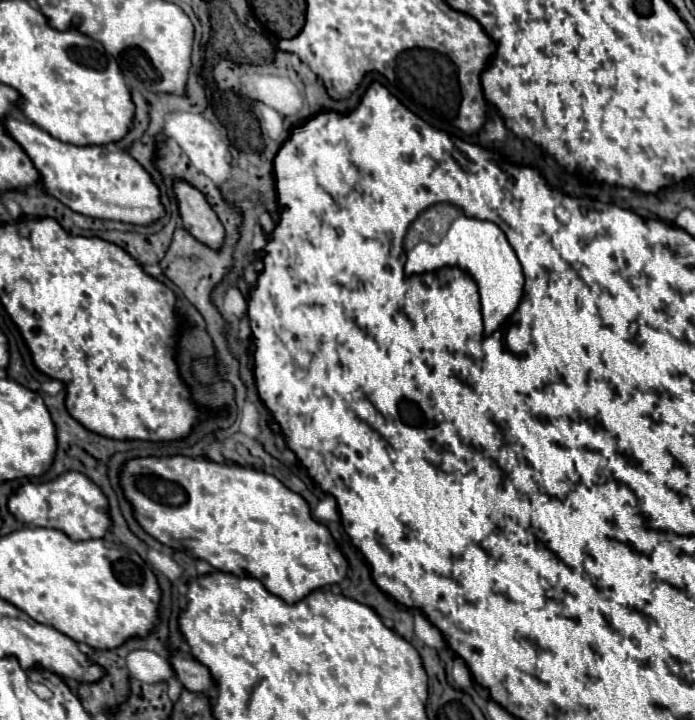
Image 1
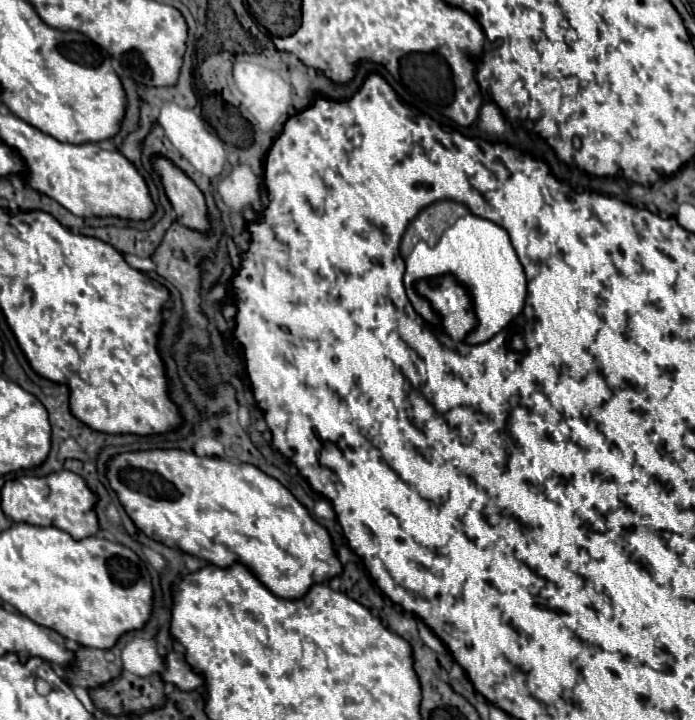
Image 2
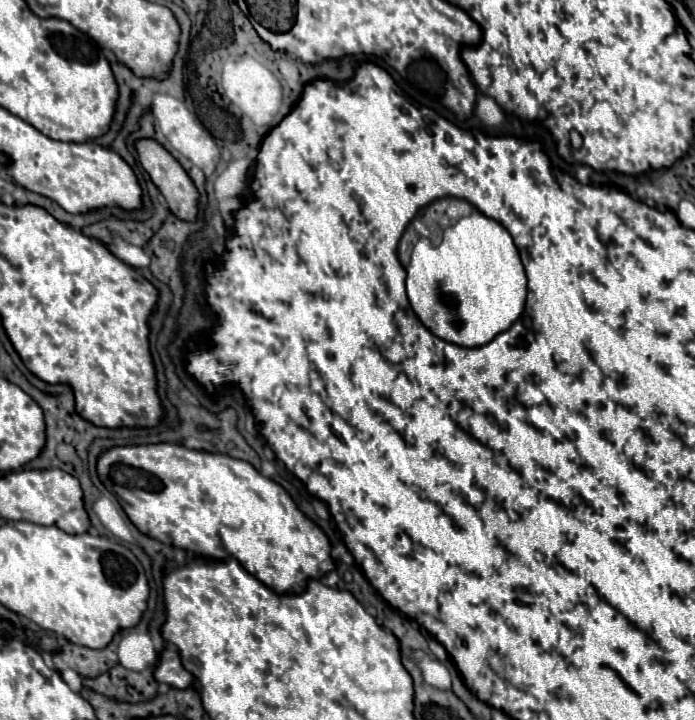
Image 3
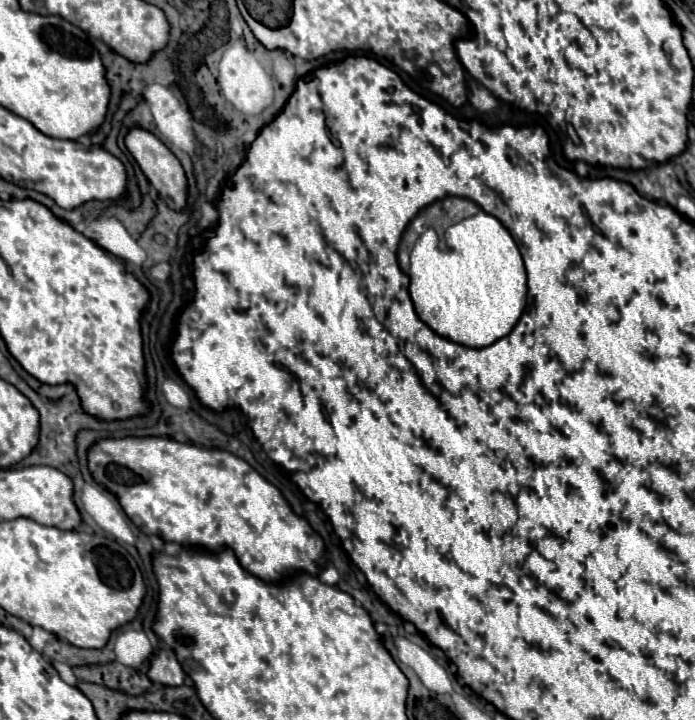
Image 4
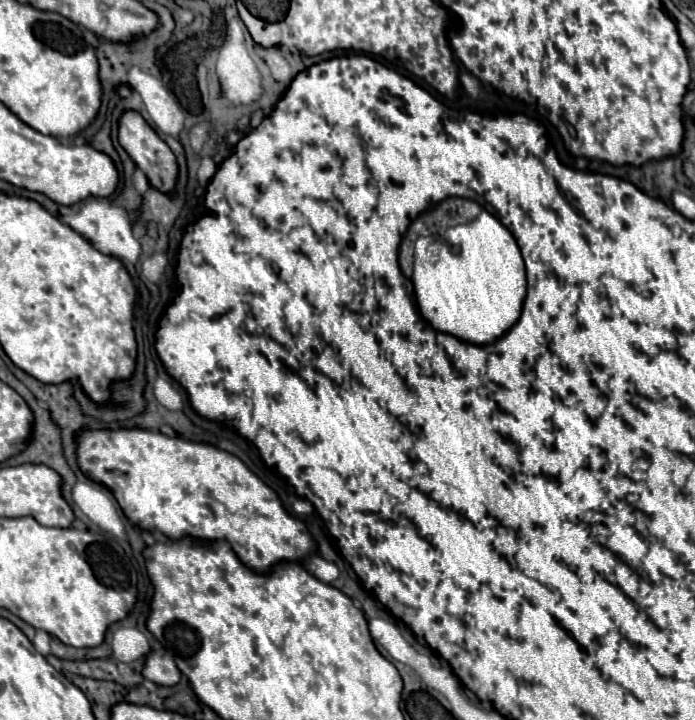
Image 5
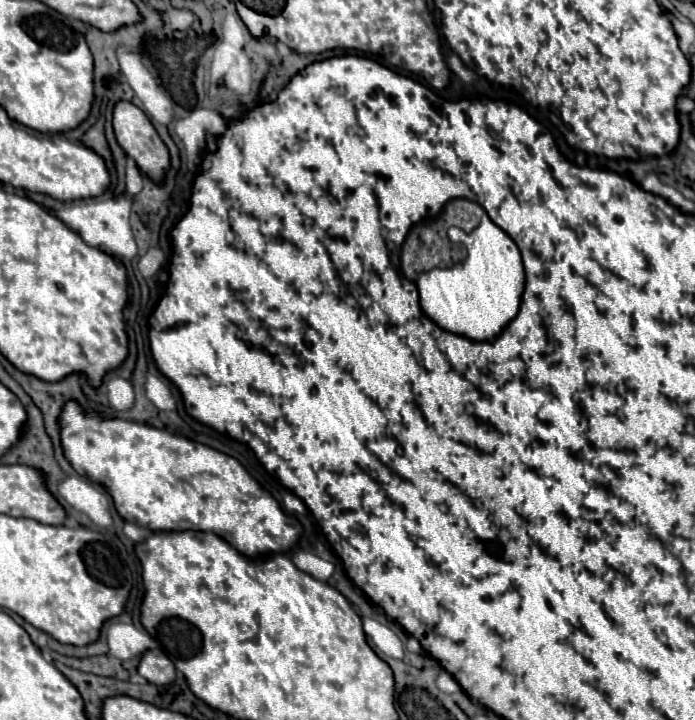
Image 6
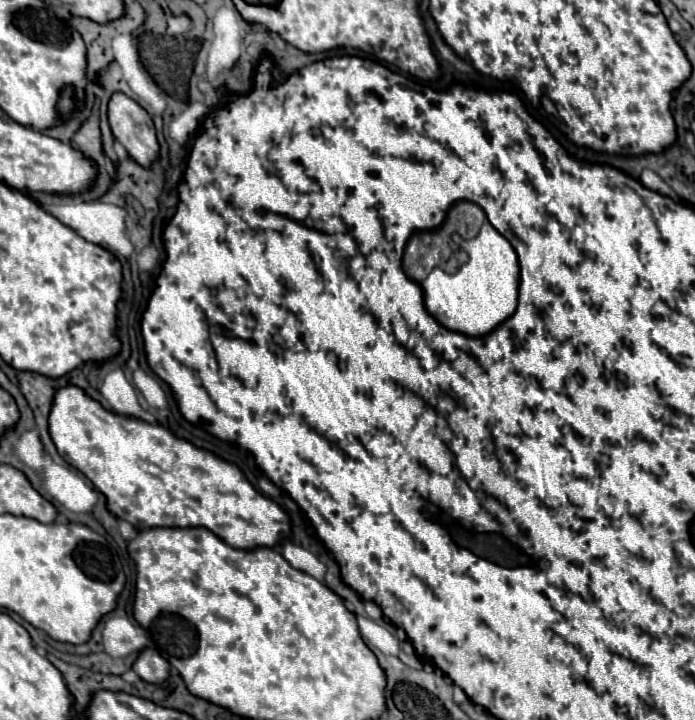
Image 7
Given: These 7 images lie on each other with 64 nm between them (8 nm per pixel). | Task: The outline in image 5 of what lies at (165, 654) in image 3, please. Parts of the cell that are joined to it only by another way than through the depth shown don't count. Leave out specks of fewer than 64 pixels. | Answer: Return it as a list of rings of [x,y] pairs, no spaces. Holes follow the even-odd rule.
[[[168,650],[150,652],[146,656],[142,676],[160,686],[174,686],[180,680],[180,670],[174,664],[174,658]]]

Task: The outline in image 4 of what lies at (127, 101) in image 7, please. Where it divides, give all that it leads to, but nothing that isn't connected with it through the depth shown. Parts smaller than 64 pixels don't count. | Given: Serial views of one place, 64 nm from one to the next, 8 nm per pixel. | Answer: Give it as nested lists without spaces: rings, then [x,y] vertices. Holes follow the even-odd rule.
[[[134,126],[126,136],[124,136],[124,144],[130,150],[130,154],[134,156],[134,160],[138,162],[138,166],[142,168],[142,172],[146,174],[146,178],[150,180],[150,184],[160,192],[160,198],[174,210],[182,210],[186,204],[186,176],[184,170],[178,162],[178,158],[168,150],[168,146],[154,136],[150,130],[144,130],[140,126]]]

